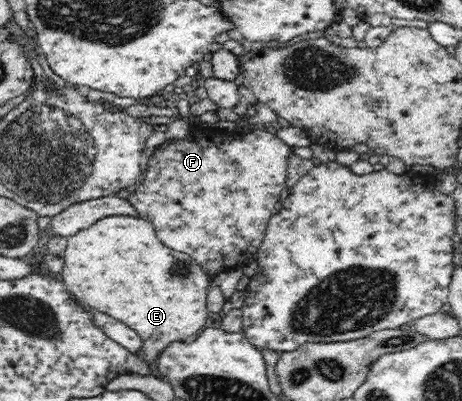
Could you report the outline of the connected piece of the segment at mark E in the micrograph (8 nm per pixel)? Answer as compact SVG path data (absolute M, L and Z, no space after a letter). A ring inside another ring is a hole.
M108 216L108 218L98 220L98 222L93 226L90 226L90 228L86 228L68 239L65 257L63 259L64 268L61 276L68 289L70 289L70 292L75 294L80 303L84 305L88 304L90 309L94 311L98 310L98 312L102 312L102 314L108 314L108 316L112 316L112 318L124 322L126 326L134 328L134 330L144 338L144 340L142 340L144 341L144 344L142 344L142 352L138 352L136 355L140 355L142 359L148 362L151 362L151 360L156 358L162 350L166 350L172 342L189 341L205 329L204 324L206 324L206 320L208 320L209 313L207 310L207 299L209 296L208 288L210 288L211 284L211 279L208 277L208 273L204 271L204 268L200 267L200 264L198 264L194 258L187 255L186 252L180 252L164 245L164 242L159 240L158 236L155 234L154 226L151 222L148 222L140 216L138 218L134 218L133 216Z

